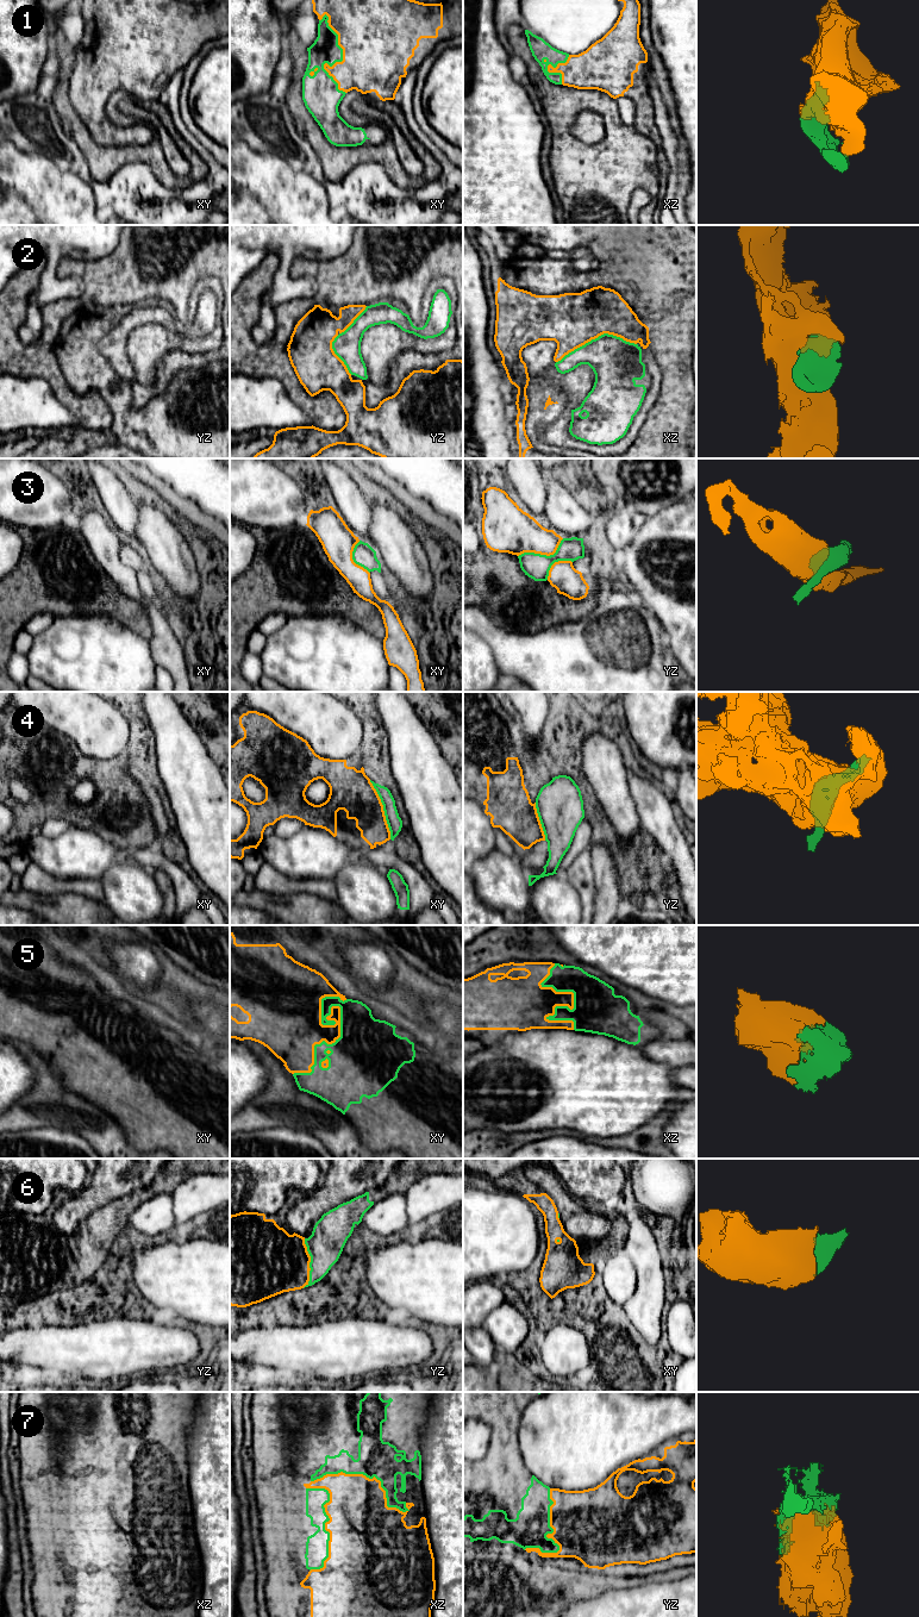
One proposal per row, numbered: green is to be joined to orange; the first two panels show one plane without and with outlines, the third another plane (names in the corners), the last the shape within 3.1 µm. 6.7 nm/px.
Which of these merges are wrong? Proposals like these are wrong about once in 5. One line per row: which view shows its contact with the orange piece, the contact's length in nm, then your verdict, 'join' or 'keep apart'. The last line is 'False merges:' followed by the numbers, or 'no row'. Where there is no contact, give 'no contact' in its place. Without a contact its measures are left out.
1: meets orange in xy; contact 550 nm long; join
2: meets orange in xz; contact 550 nm long; keep apart
3: meets orange in yz; contact 340 nm long; keep apart
4: meets orange in xy; contact 420 nm long; keep apart
5: meets orange in xy; contact 650 nm long; join
6: meets orange in yz; contact 340 nm long; join
7: meets orange in xz; contact 700 nm long; join
False merges: 2, 3, 4

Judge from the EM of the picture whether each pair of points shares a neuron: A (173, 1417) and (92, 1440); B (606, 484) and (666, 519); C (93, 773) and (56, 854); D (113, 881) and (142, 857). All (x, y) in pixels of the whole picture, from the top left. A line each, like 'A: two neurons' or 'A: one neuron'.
A: one neuron
B: two neurons
C: two neurons
D: two neurons

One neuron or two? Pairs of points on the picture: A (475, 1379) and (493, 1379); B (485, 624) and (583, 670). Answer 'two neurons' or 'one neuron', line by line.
A: one neuron
B: one neuron

